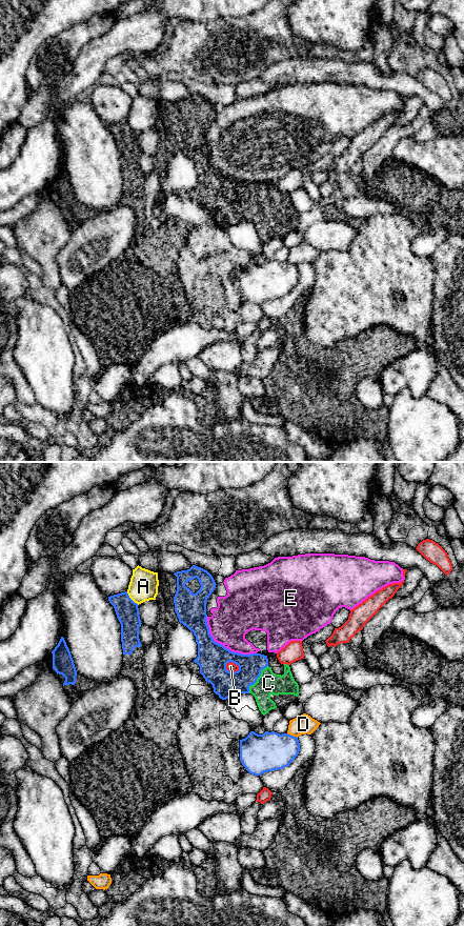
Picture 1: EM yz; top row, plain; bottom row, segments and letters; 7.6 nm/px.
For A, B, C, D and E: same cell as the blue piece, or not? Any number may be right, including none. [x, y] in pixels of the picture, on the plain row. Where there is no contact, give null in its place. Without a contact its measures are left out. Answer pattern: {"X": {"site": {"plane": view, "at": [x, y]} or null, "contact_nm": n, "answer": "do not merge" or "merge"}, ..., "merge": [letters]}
{"A": {"site": {"plane": "yz", "at": [130, 127]}, "contact_nm": 140, "answer": "do not merge"}, "B": {"site": {"plane": "yz", "at": [234, 190]}, "contact_nm": 120, "answer": "do not merge"}, "C": {"site": {"plane": "yz", "at": [257, 206]}, "contact_nm": 260, "answer": "merge"}, "D": {"site": {"plane": "yz", "at": [293, 264]}, "contact_nm": 90, "answer": "do not merge"}, "E": {"site": {"plane": "yz", "at": [223, 175]}, "contact_nm": 480, "answer": "do not merge"}, "merge": ["C"]}

